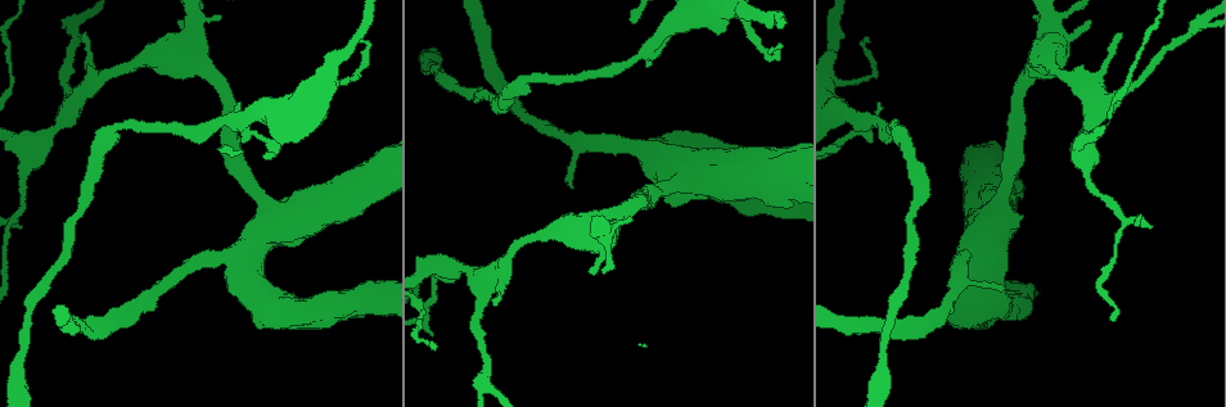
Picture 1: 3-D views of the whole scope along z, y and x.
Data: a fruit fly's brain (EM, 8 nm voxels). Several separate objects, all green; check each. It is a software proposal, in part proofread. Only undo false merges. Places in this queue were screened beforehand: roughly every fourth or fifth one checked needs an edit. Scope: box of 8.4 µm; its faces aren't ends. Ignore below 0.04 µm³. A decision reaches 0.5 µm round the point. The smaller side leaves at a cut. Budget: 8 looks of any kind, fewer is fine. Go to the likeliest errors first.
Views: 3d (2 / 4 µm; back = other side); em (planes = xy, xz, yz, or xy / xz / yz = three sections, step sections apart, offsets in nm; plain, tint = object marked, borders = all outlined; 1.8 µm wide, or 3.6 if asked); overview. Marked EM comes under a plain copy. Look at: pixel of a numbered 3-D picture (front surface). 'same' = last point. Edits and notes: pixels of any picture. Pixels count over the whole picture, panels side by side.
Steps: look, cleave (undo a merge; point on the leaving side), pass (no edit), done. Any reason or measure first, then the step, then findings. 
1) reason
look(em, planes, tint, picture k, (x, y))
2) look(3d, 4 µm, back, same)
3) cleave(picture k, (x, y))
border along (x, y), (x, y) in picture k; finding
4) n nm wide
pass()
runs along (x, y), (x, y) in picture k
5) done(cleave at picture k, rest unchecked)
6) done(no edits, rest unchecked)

look(em, planes, tint, picture 1, (858, 120))

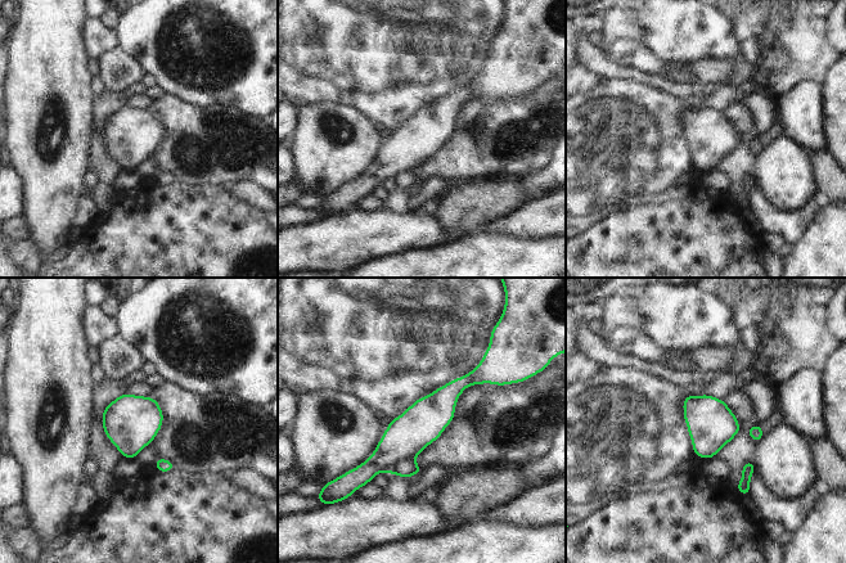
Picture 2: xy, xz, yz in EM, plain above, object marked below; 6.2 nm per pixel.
cleave(picture 2, (408, 468))
border along (413, 458), (399, 460), (390, 473) in picture 2; two cells meet here

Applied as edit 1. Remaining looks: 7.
redraw
look(overview)

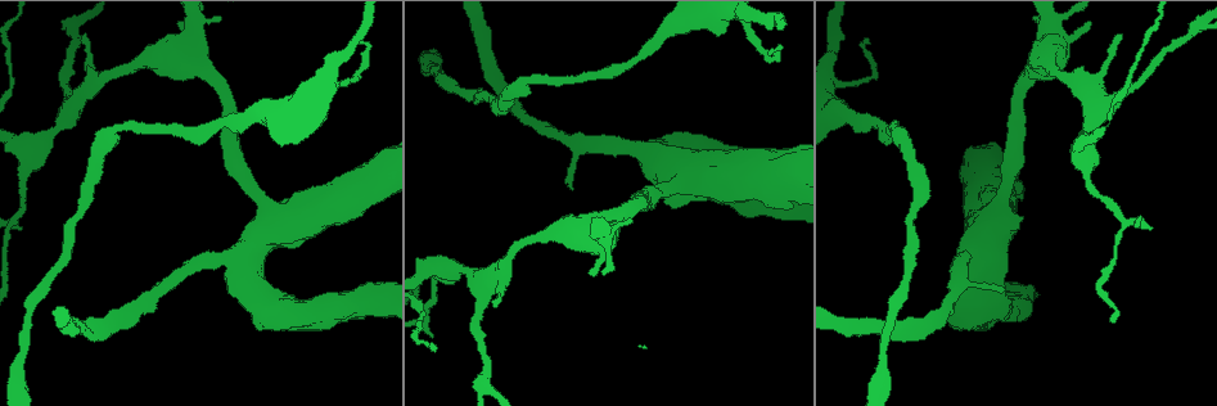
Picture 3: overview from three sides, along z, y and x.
branch point
look(3d, 4 µm, picture 3, (444, 267))

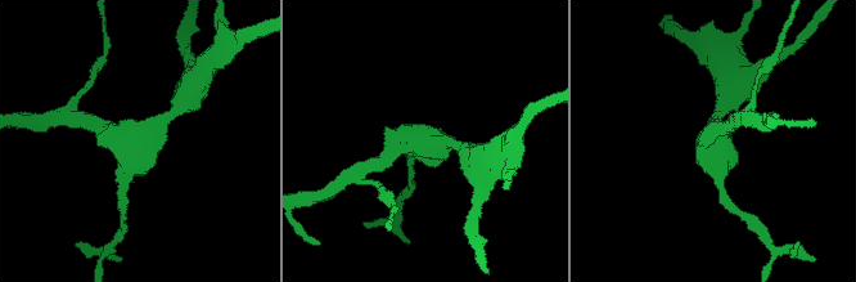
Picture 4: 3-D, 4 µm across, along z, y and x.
3 arms; shape alone is not enough
look(em, 3.6 µm, planes, tint, picture 4, (712, 144))

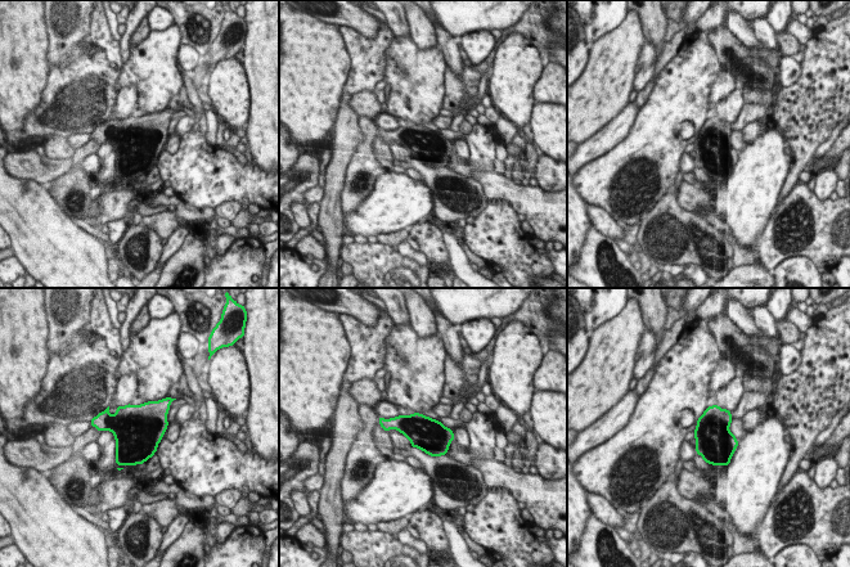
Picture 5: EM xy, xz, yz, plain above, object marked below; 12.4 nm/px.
pass()
continuous, no second cell

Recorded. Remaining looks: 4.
look(3d, 4 µm, picture 3, (344, 308))

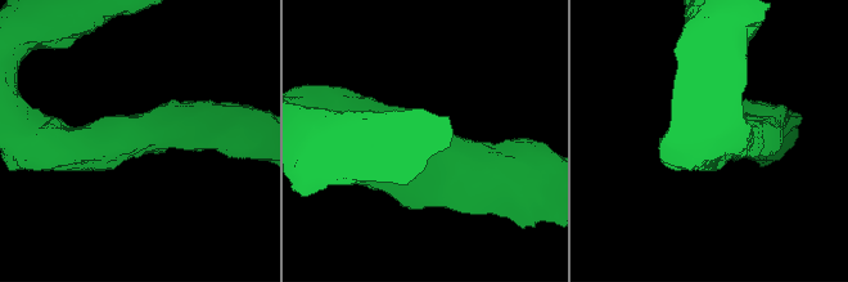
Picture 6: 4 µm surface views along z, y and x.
look(em, 3.6 µm, planes, tint, picture 6, (135, 133))

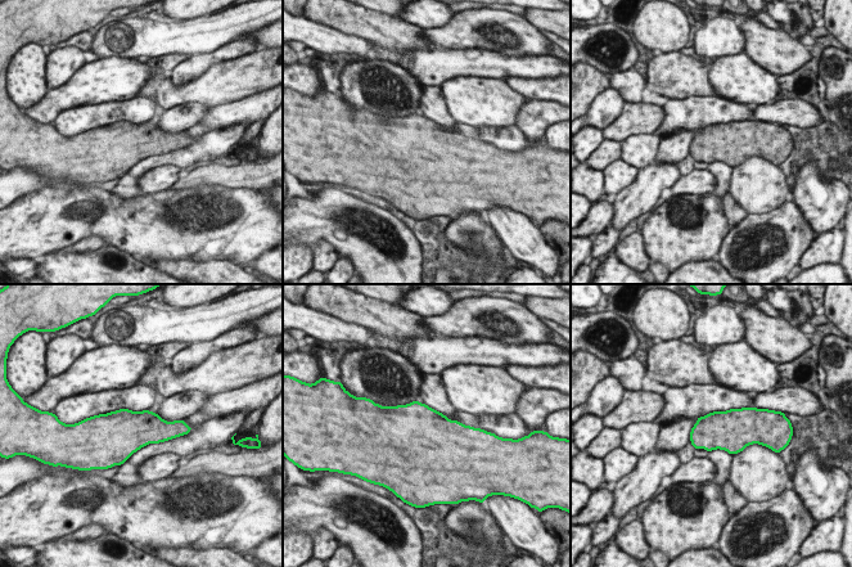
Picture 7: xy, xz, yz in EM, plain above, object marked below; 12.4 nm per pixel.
pass()
all the same cell

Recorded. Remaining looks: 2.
done(cleave at picture 2, rest unchecked)

